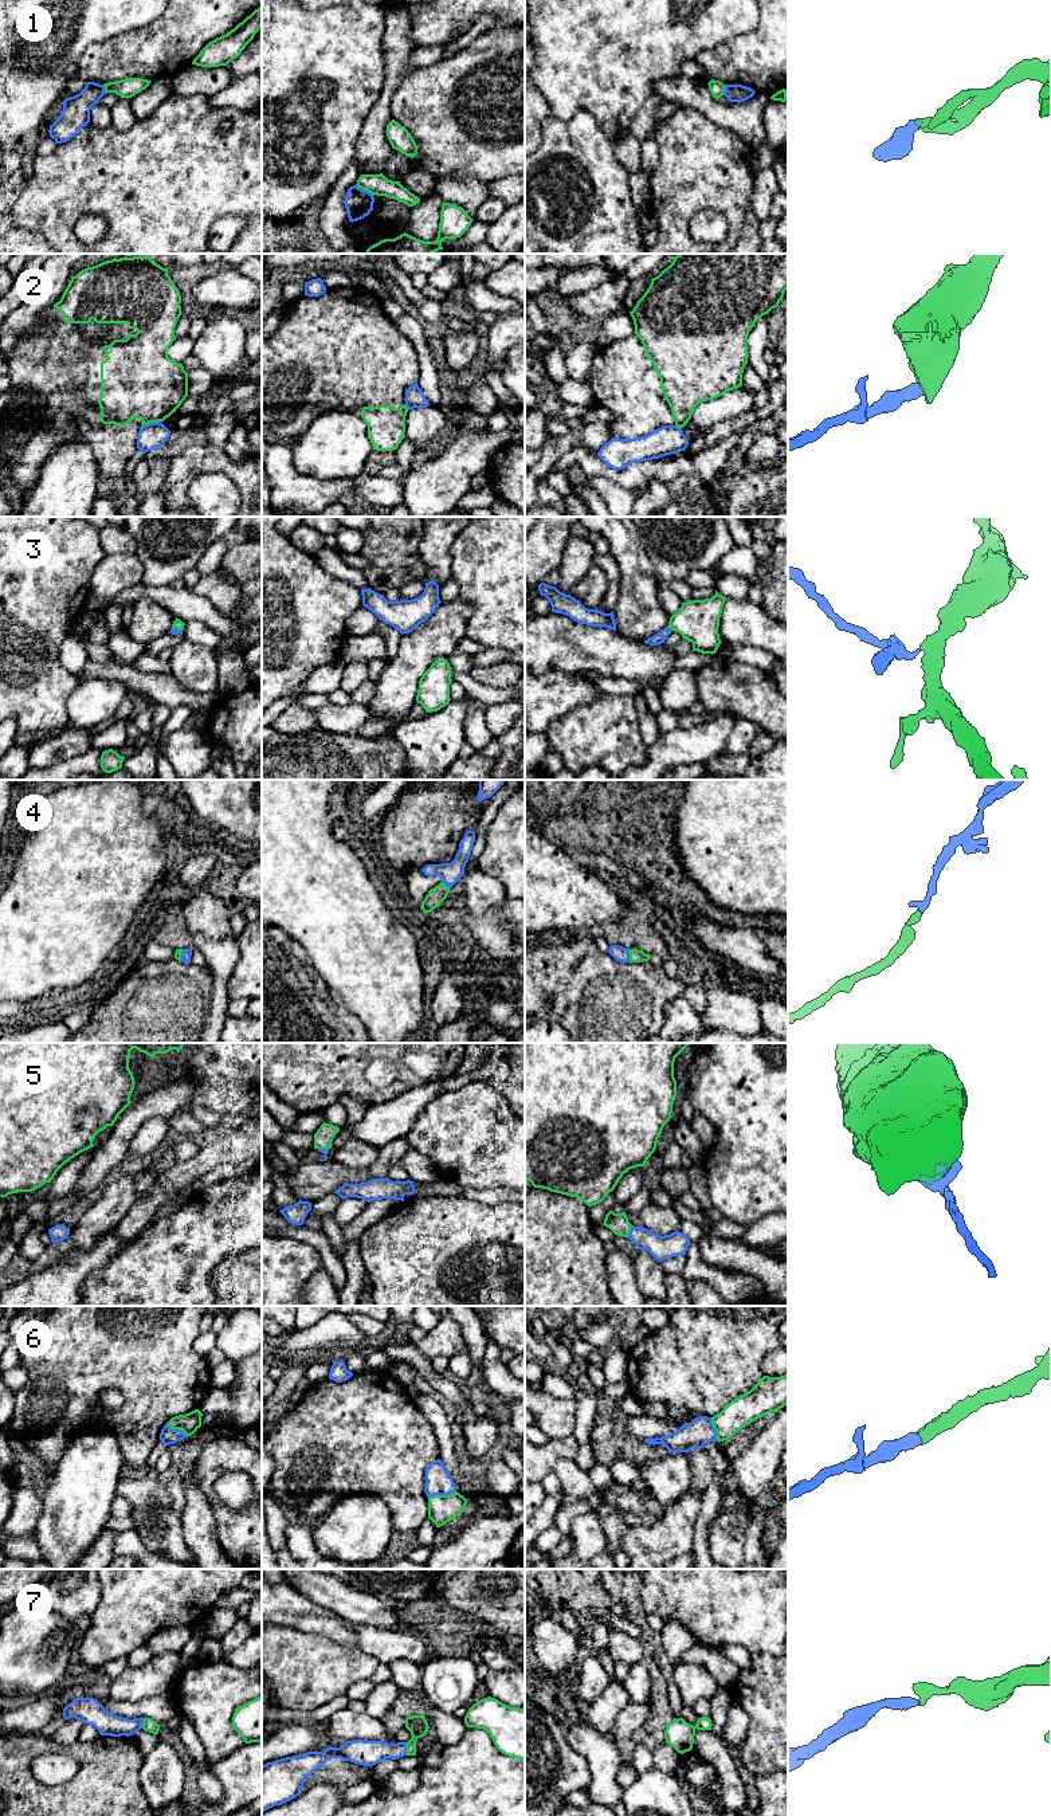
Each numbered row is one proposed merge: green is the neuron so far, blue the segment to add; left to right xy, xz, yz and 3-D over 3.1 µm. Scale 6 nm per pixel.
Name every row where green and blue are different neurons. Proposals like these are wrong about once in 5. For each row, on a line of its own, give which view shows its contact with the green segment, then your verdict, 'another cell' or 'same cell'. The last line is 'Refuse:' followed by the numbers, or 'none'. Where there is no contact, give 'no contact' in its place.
1: meets green in xz; another cell
2: meets green in xy; another cell
3: meets green in yz; same cell
4: meets green in yz; same cell
5: meets green in yz; same cell
6: meets green in xz; same cell
7: meets green in xz; same cell
Refuse: 1, 2

